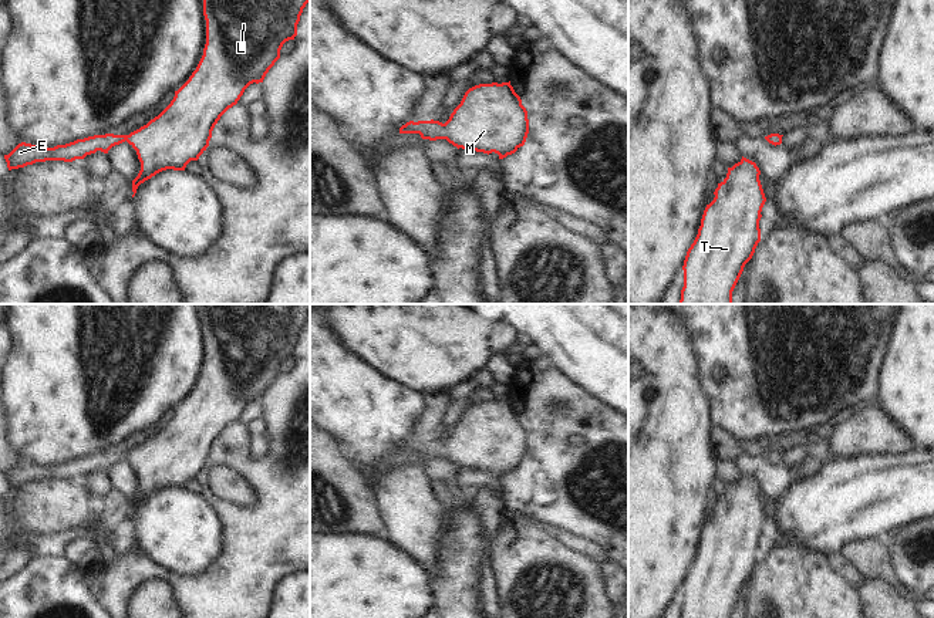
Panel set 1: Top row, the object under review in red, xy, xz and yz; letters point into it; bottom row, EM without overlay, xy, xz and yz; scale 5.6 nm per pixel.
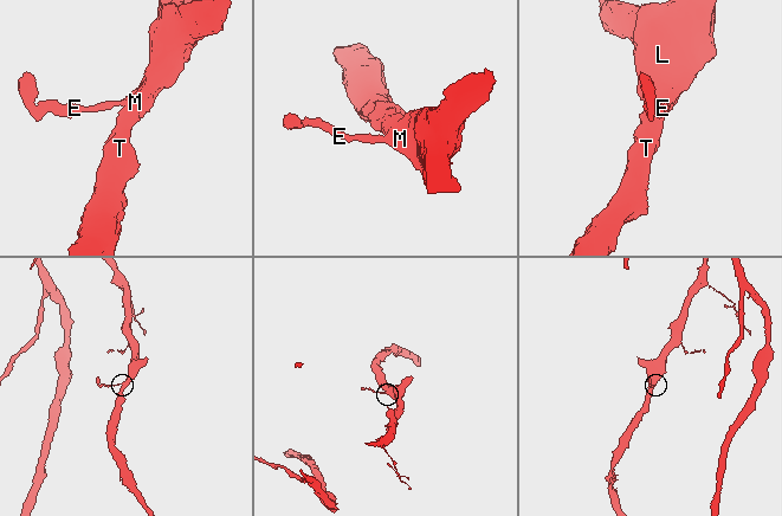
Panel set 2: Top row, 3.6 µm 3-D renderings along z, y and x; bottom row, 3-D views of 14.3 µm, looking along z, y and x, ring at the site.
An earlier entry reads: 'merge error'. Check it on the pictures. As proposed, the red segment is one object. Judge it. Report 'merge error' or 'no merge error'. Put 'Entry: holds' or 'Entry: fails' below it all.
no merge error
Entry: fails

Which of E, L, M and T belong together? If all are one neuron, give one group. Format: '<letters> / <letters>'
E L M T

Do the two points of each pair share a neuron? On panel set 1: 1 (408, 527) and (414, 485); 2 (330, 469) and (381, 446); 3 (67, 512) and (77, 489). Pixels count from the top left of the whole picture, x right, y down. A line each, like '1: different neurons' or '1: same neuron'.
1: same neuron
2: different neurons
3: same neuron

